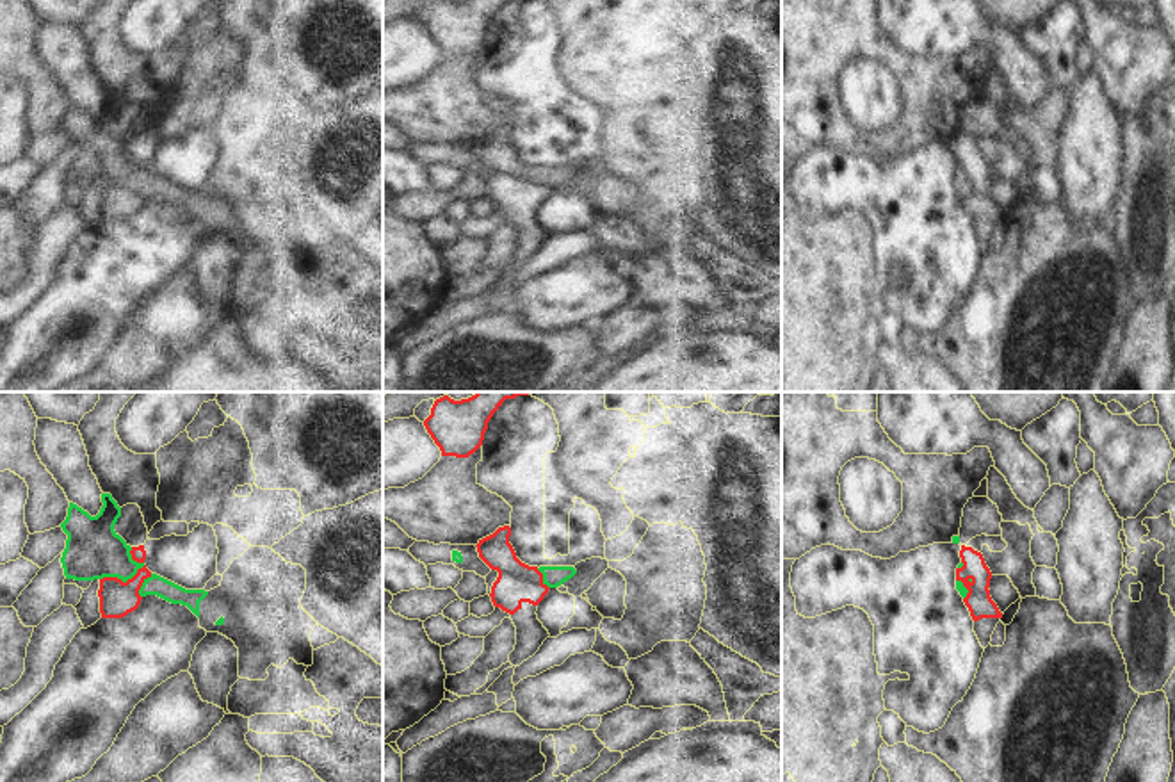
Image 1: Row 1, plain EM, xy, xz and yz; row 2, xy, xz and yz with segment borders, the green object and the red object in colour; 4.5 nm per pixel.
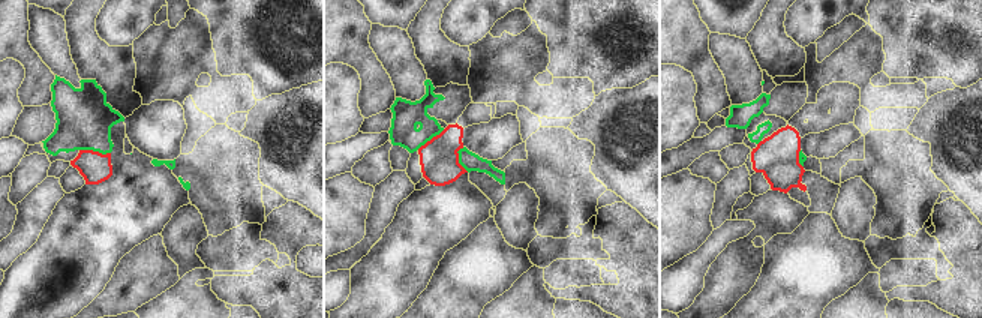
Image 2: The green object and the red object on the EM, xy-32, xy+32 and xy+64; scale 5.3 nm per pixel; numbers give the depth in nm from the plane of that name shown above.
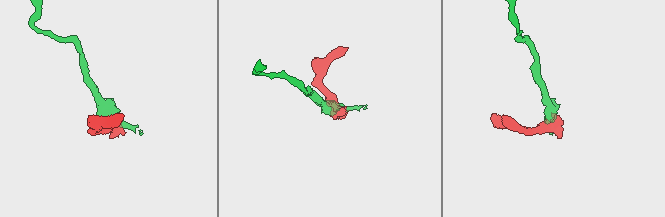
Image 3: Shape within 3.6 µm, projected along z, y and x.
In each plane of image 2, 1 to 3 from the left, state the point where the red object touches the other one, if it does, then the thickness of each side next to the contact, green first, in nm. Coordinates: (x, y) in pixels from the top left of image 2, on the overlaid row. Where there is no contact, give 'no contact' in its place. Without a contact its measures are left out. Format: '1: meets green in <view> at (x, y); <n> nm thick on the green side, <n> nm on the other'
1: meets green in xy-32 at (95, 150); 300 nm thick on the green side, 160 nm on the other
2: meets green in xy+32 at (431, 138); 150 nm thick on the green side, 200 nm on the other
3: meets green in xy+64 at (759, 141); 70 nm thick on the green side, 240 nm on the other

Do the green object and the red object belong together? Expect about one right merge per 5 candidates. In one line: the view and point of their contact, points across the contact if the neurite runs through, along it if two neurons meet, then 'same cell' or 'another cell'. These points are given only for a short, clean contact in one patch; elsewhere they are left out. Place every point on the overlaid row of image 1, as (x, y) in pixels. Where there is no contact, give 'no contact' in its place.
xy (121, 579) | another cell

